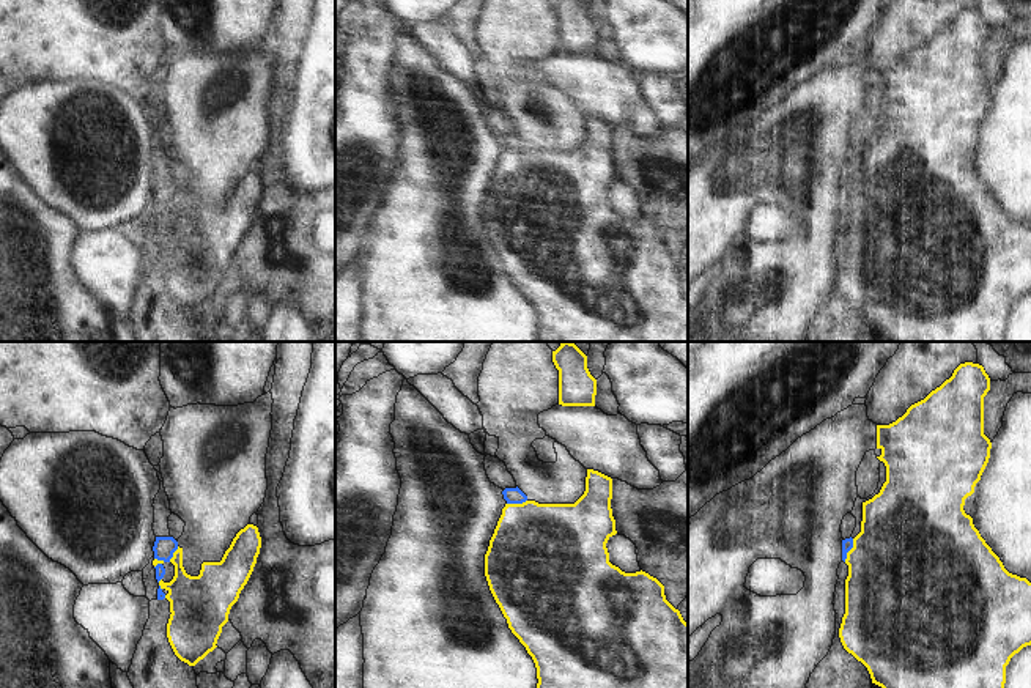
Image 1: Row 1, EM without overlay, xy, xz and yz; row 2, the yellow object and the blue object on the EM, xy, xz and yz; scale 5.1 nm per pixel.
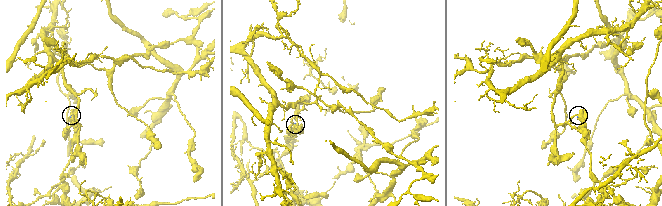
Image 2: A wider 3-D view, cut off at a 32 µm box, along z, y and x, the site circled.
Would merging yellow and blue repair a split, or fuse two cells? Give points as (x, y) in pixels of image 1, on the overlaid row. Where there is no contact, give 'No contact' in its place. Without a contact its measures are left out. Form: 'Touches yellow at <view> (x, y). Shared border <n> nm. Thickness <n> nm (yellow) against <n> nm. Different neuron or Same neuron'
Touches yellow at yz (850, 550). Shared border 130 nm. Thickness 500 nm (yellow) against 60 nm. Different neuron.

